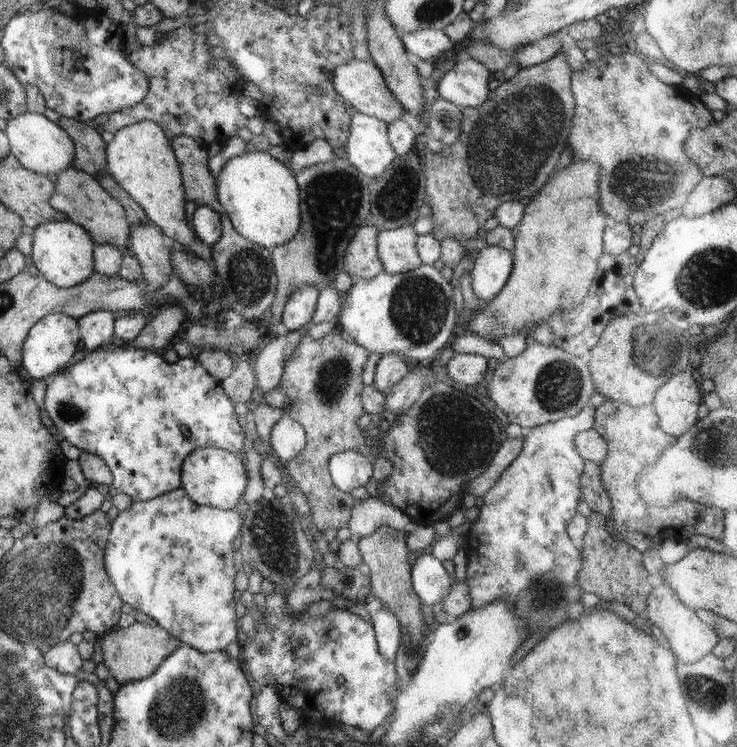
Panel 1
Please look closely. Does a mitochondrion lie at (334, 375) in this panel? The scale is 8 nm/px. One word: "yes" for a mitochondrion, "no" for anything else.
yes

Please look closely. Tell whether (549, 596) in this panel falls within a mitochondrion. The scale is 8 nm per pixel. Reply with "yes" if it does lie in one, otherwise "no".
yes

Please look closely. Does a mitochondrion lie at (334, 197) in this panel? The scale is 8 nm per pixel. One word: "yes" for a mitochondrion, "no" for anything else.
yes

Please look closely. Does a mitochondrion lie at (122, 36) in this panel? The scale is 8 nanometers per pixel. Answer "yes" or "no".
no

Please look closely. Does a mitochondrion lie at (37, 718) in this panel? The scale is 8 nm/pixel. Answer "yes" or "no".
yes

